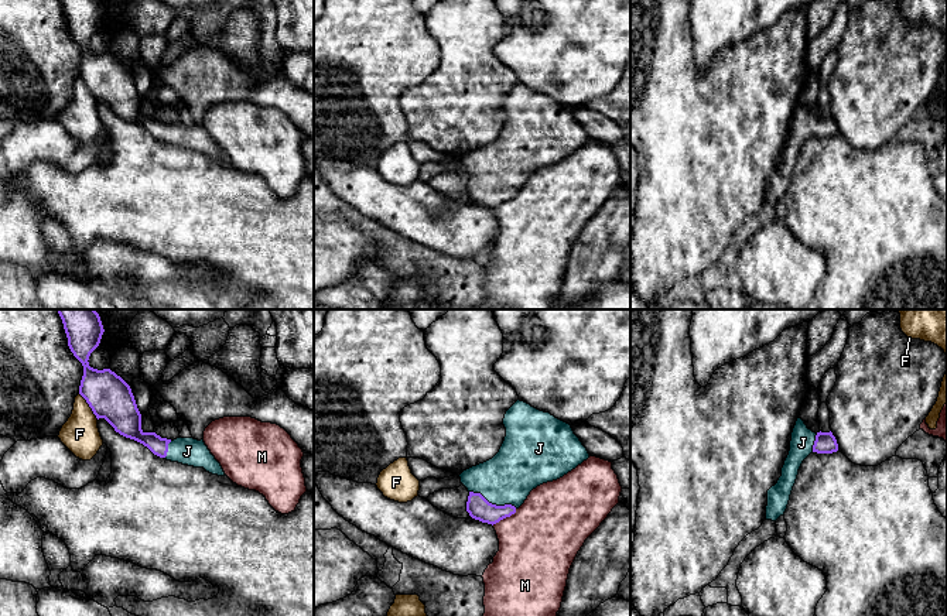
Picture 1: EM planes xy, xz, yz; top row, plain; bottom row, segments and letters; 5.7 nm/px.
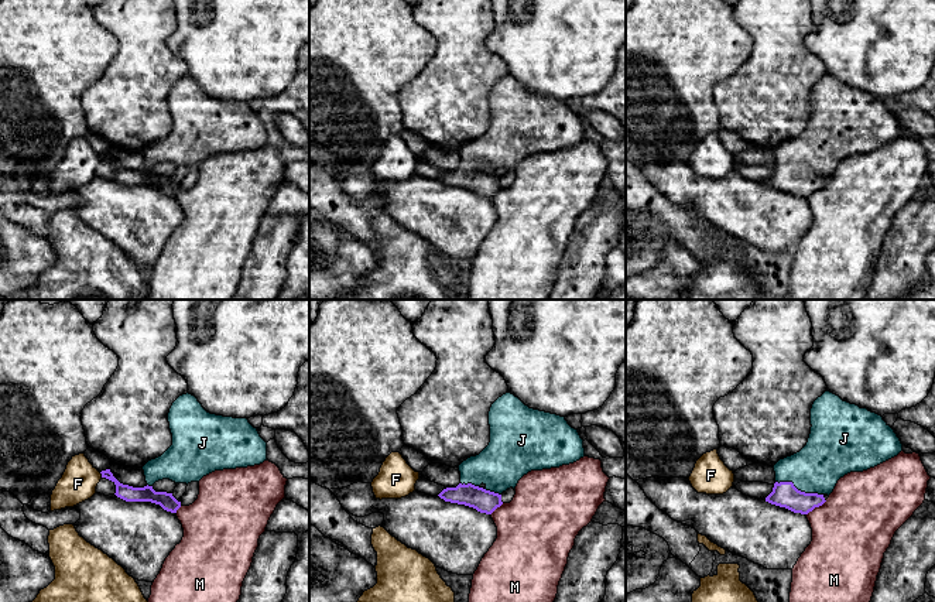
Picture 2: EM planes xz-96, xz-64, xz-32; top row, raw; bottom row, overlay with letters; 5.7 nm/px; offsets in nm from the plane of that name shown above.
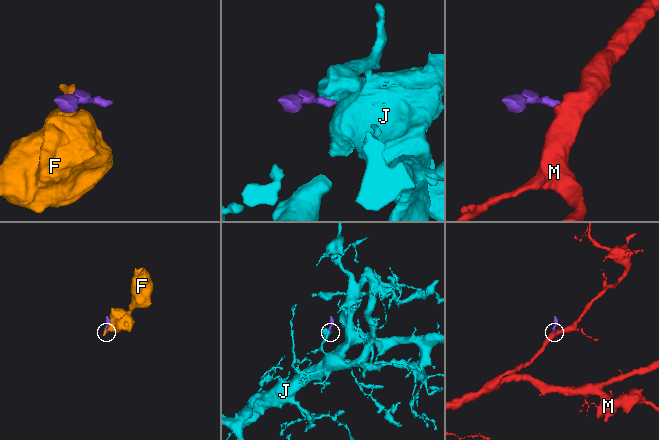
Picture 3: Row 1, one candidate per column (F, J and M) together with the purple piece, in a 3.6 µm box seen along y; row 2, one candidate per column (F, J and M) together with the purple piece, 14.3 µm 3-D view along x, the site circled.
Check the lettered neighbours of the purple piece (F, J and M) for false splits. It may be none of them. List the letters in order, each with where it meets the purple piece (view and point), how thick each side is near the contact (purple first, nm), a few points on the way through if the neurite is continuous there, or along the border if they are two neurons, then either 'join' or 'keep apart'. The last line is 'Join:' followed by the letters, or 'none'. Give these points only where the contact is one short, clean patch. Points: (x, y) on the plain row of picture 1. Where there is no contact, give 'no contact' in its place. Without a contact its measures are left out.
F: contact xy (89, 89); calibres 240 and 220 nm; keep apart
J: contact xz (493, 188); calibres 130 and 300 nm; way xz (478, 191), (493, 188), (495, 174), (518, 151); join
M: contact xz (505, 201); calibres 130 and 440 nm; border xz (516, 192), (492, 208); keep apart
Join: J

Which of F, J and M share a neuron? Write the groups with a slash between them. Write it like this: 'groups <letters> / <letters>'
groups F / J / M

